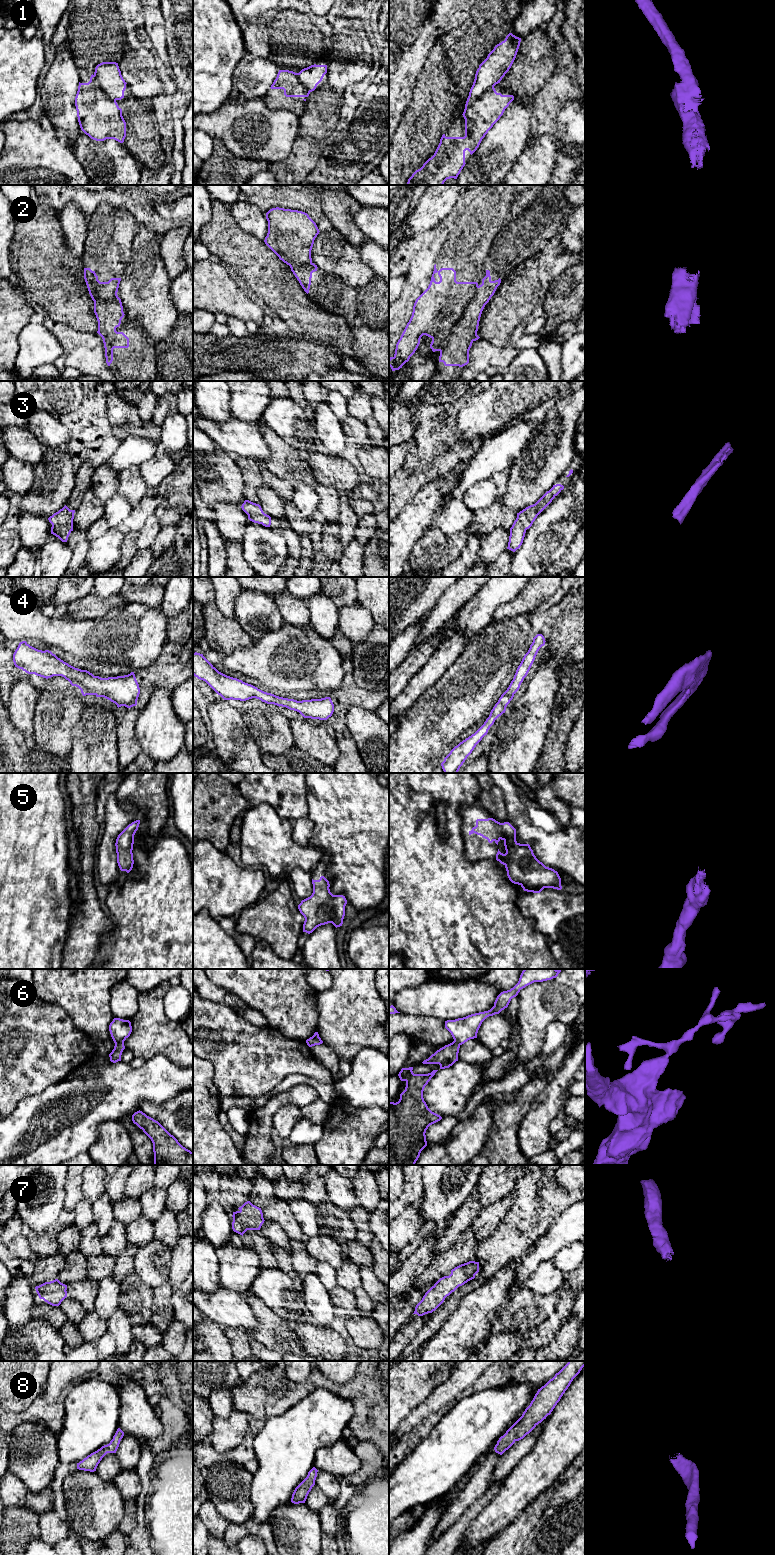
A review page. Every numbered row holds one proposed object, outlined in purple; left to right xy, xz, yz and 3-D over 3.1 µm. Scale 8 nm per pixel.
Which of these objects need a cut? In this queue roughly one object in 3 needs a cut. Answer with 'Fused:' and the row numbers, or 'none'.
Fused: 1, 2, 6

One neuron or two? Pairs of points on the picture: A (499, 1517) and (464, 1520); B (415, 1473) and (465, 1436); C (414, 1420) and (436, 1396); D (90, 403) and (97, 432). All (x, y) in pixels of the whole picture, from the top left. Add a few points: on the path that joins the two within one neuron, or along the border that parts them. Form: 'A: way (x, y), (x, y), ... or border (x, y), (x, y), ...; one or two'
A: border (490, 1502), (472, 1522), (461, 1539); two
B: way (427, 1473), (453, 1448); one
C: way (419, 1414), (431, 1402); one
D: way (95, 410), (95, 425); one

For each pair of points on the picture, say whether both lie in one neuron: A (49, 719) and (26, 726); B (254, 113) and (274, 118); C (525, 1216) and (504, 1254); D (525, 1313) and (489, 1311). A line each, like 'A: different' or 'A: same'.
A: different
B: same
C: same
D: different

